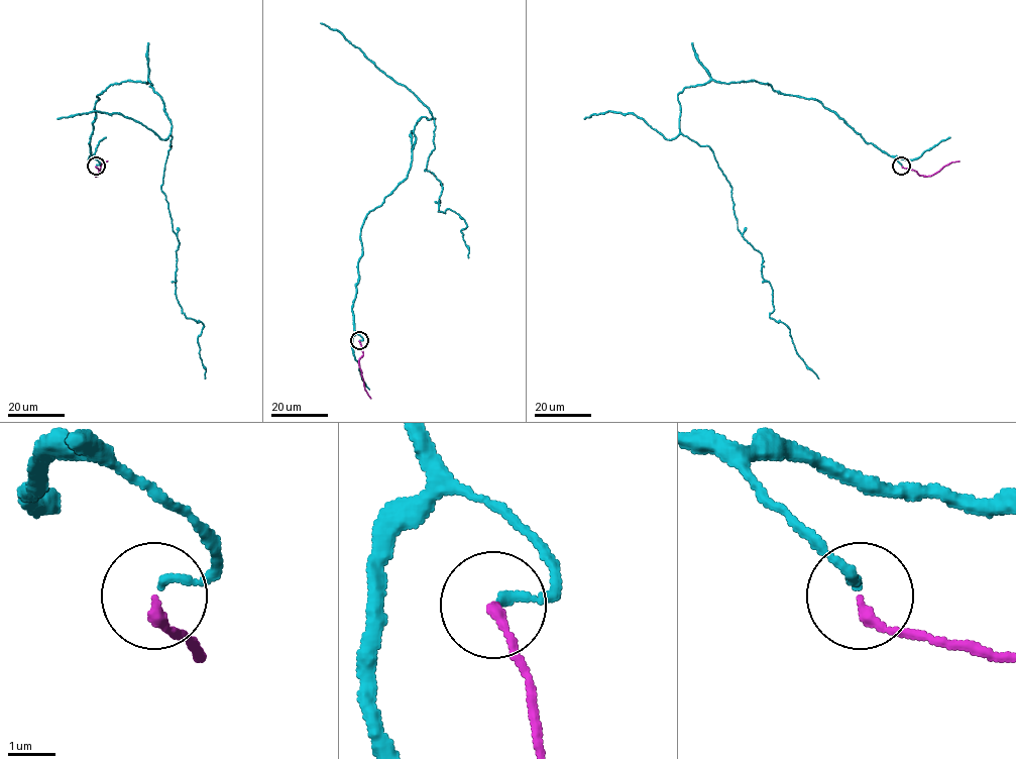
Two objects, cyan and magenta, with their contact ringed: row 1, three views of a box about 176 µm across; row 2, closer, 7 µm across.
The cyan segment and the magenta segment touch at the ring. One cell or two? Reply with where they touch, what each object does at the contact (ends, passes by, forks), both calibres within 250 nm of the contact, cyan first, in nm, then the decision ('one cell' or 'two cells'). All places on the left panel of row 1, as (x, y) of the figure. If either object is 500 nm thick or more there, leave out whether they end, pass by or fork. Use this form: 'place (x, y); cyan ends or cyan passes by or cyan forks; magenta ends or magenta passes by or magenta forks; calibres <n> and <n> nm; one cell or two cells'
place (96, 166); cyan ends; magenta ends; calibres 180 and 200 nm; one cell

